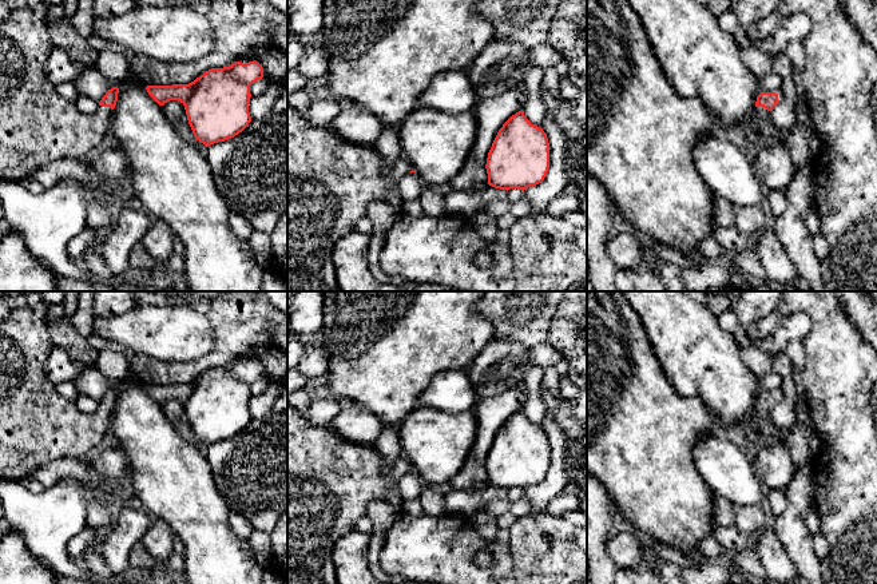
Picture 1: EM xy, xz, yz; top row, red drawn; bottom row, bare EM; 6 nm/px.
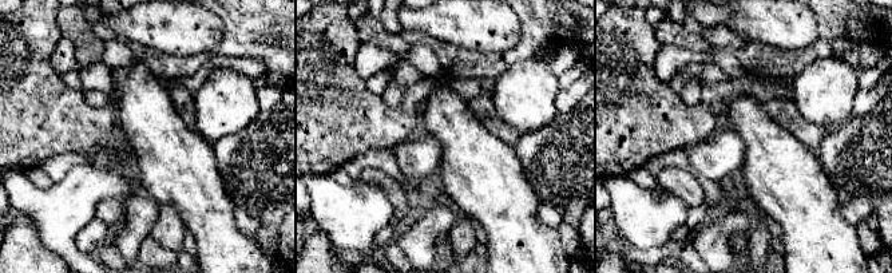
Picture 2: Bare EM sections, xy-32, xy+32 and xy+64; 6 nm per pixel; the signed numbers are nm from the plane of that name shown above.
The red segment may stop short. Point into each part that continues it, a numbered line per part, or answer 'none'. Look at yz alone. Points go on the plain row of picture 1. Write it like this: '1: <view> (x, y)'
none

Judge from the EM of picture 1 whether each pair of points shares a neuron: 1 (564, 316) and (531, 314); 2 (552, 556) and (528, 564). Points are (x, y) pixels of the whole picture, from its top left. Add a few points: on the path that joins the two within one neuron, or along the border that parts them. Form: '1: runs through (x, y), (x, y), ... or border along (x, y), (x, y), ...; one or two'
1: border along (558, 305), (544, 340); two
2: runs through (547, 559), (542, 564), (534, 564); one

